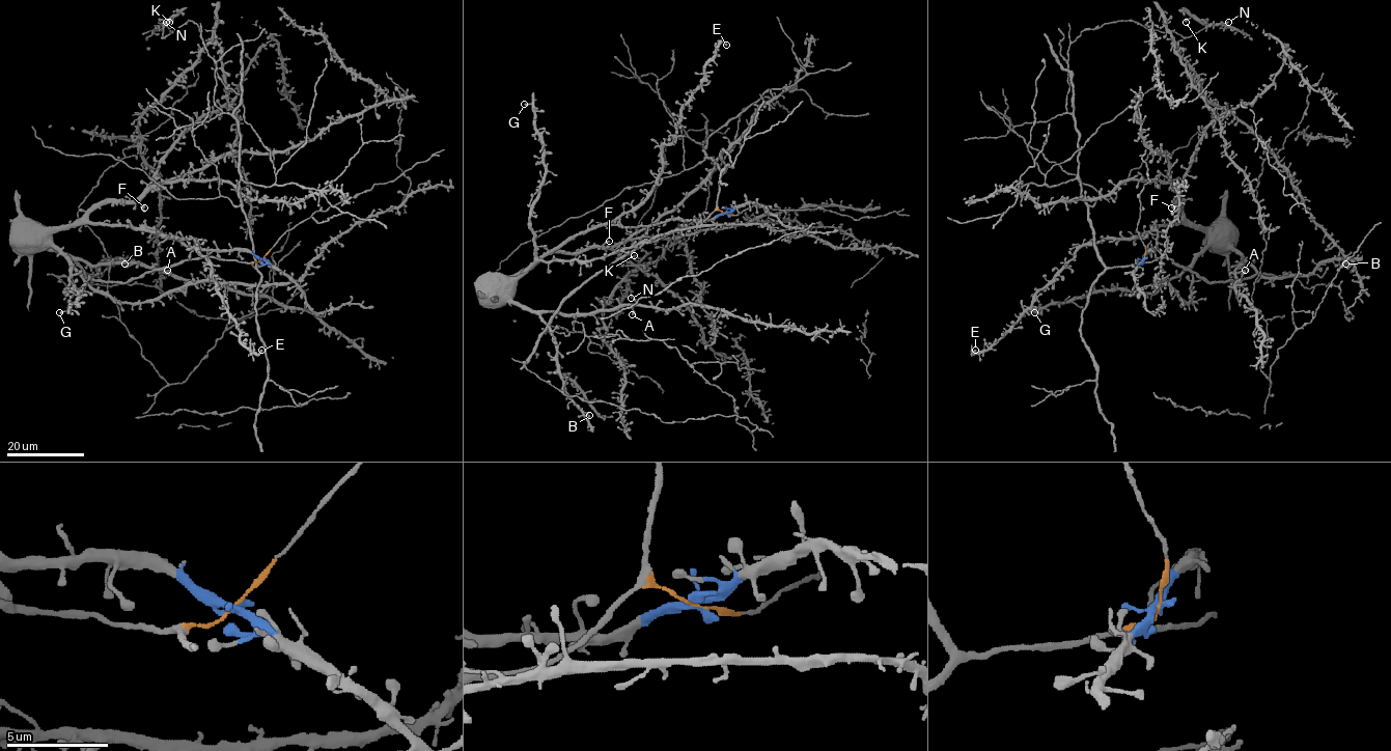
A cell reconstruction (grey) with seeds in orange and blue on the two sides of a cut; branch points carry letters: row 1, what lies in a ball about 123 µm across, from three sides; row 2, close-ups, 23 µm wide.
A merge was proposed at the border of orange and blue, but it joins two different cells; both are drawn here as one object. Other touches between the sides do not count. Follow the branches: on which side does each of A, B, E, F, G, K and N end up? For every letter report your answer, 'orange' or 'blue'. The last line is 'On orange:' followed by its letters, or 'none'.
A: blue
B: blue
E: blue
F: blue
G: blue
K: orange
N: orange
On orange: K, N

